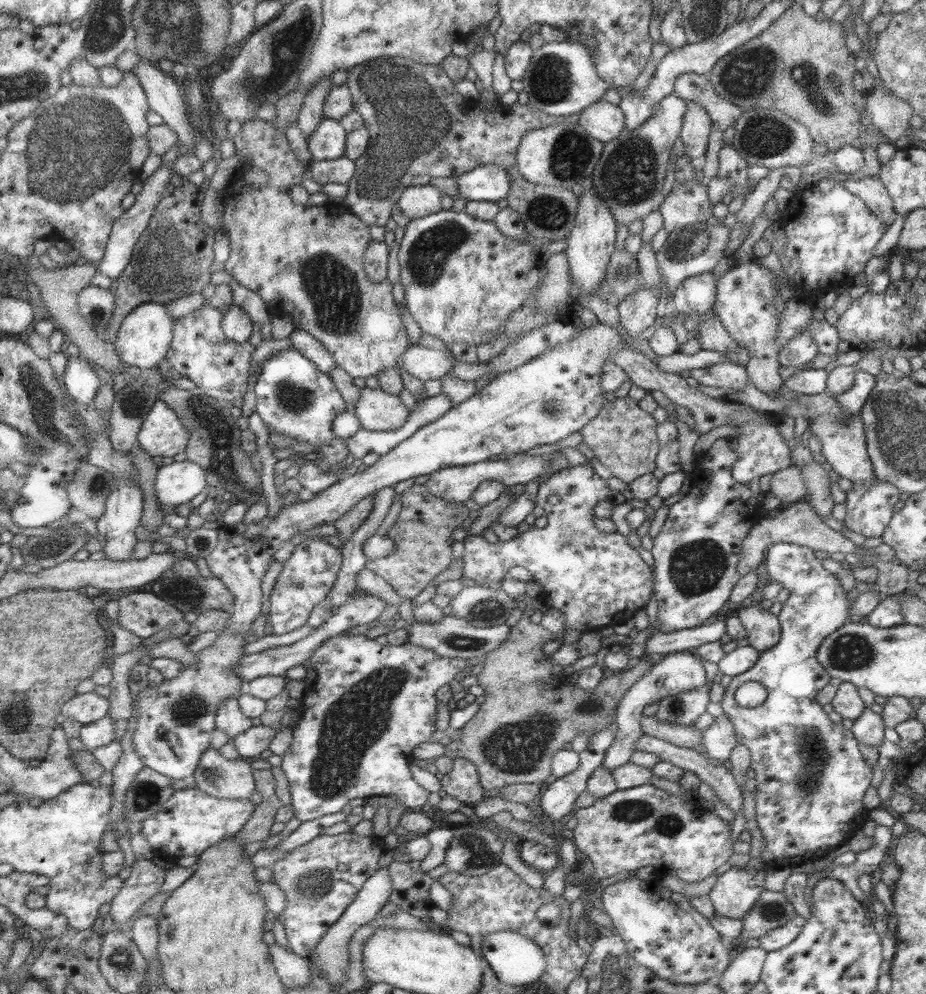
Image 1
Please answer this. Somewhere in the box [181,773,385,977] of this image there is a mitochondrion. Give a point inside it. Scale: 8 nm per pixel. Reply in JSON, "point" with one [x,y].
{"point":[311,884]}

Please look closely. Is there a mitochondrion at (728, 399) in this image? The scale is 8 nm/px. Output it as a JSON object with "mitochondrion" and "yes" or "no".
{"mitochondrion":"no"}

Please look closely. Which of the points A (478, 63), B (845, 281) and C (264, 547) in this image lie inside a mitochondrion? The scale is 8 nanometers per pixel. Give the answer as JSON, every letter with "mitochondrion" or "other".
{"A":"other","B":"other","C":"other"}

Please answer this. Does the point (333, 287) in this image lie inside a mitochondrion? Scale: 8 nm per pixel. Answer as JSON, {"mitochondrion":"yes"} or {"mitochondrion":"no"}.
{"mitochondrion":"yes"}

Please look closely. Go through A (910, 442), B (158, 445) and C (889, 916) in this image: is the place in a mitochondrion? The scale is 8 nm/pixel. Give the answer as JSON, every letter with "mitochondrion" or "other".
{"A":"mitochondrion","B":"other","C":"other"}

